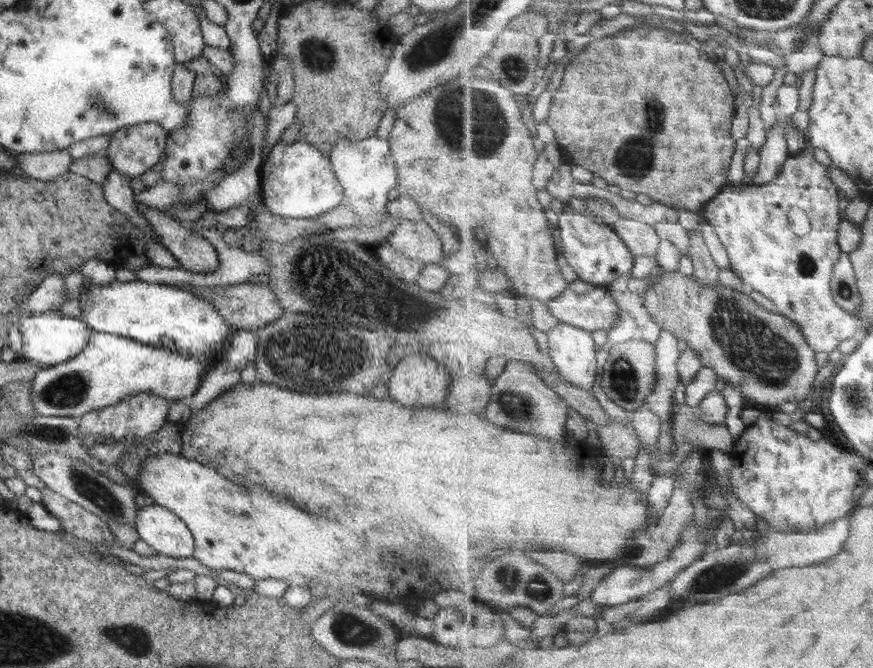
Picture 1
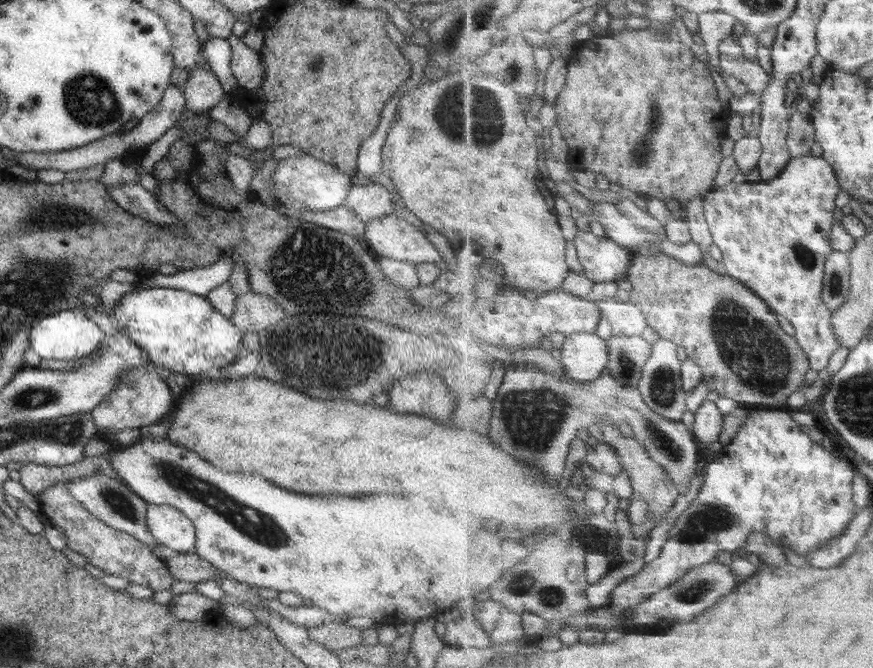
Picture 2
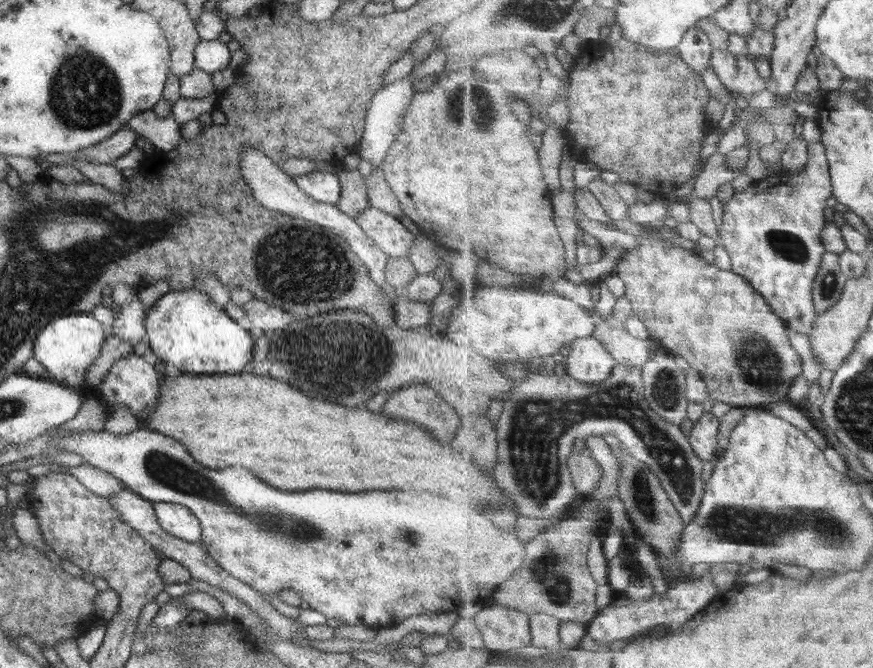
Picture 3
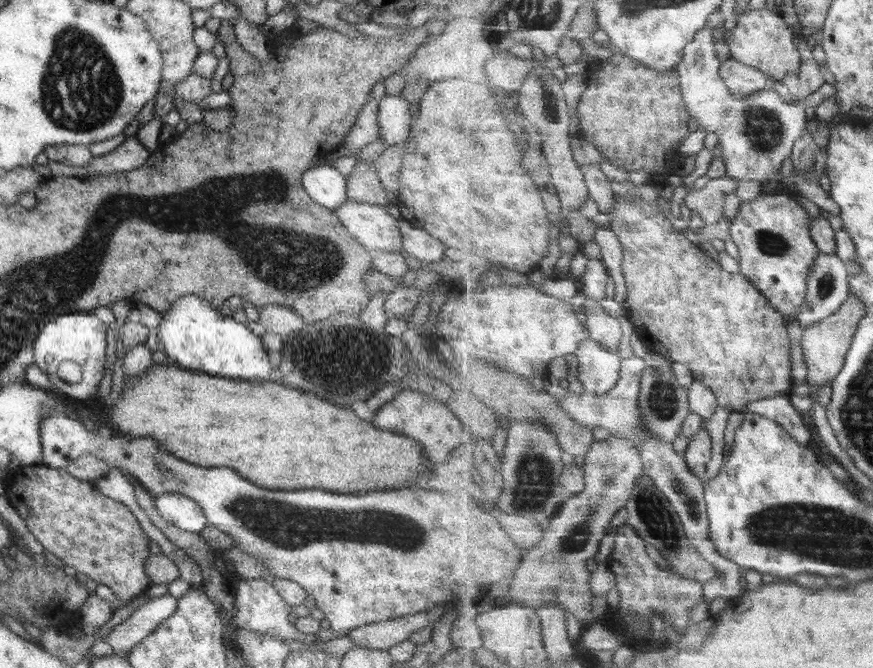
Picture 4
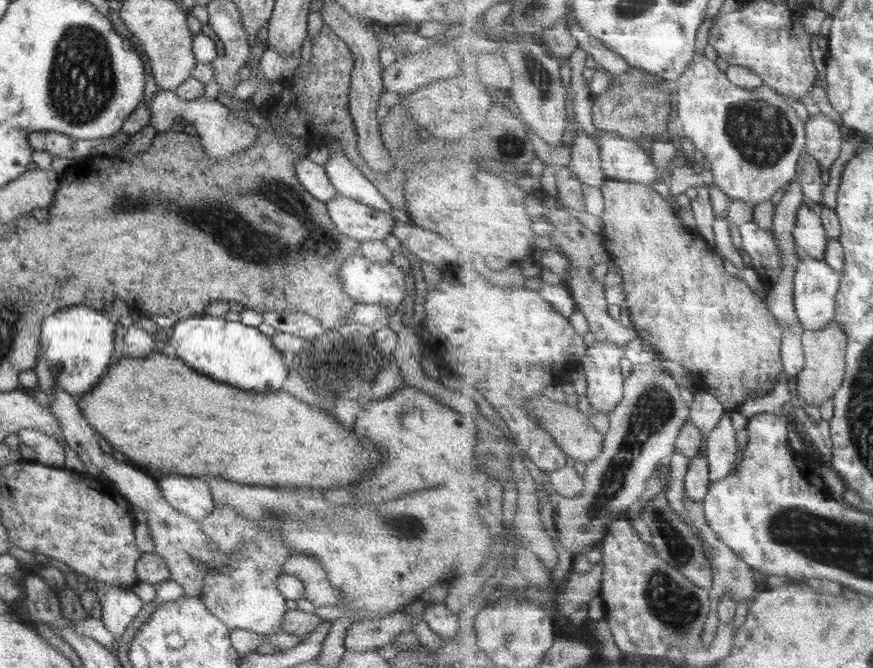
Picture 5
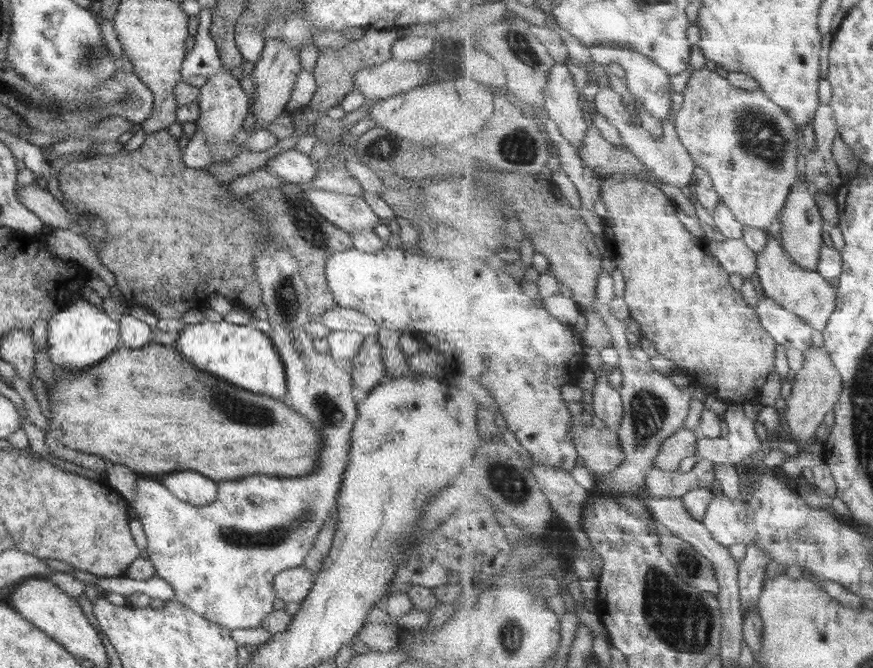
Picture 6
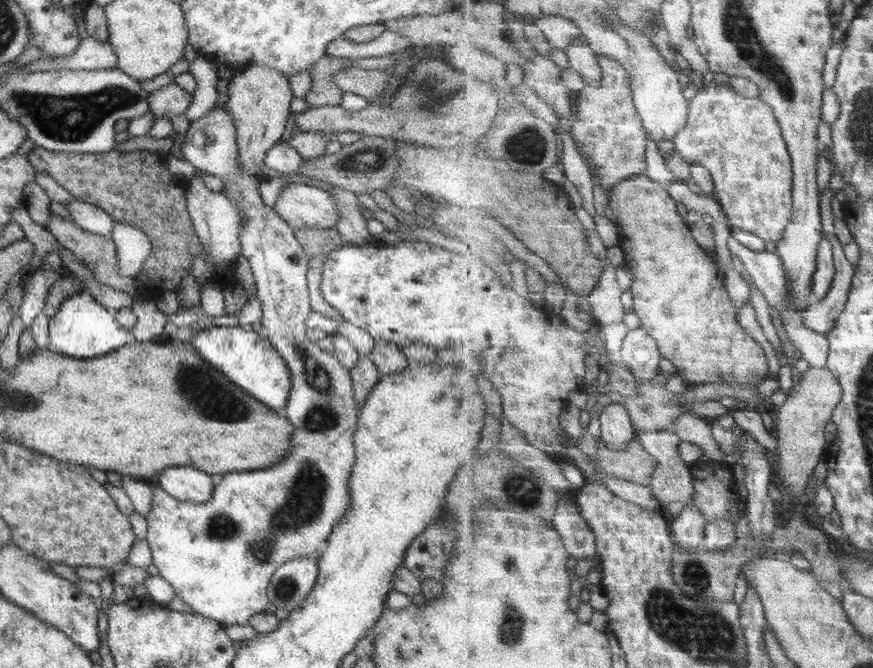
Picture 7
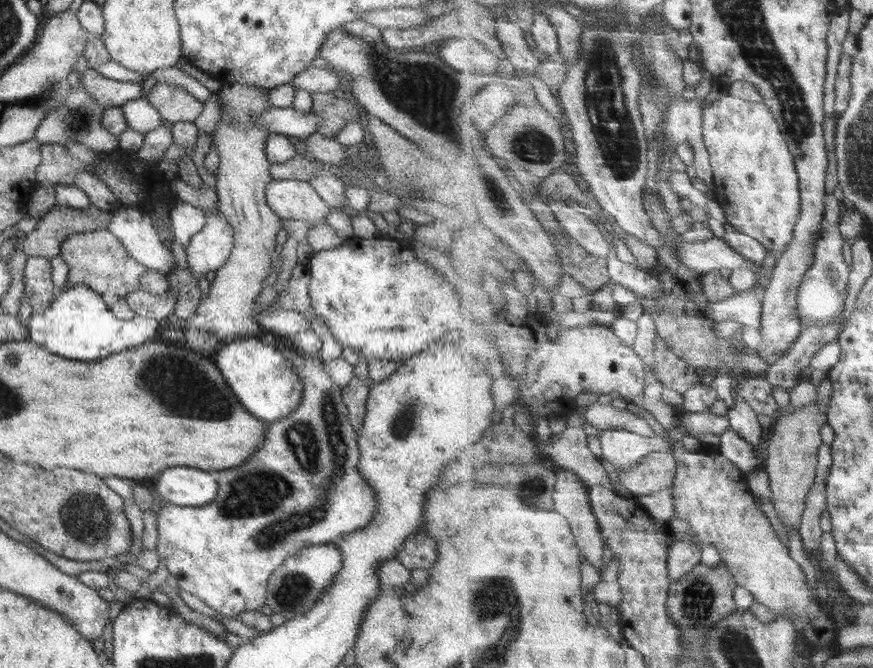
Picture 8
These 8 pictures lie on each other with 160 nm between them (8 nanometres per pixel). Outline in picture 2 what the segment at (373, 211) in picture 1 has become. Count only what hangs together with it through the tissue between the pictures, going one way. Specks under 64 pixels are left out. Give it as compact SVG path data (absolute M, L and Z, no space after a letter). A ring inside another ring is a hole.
M396 90L380 112L380 121L376 131L360 144L355 172L352 175L354 183L369 182L370 176L381 173L381 145L391 121L394 120L394 111L399 98Z

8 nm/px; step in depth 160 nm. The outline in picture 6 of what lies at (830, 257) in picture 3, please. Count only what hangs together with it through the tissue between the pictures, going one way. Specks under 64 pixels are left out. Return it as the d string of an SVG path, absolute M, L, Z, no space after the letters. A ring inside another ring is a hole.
M765 231L767 244L765 250L758 253L756 274L761 282L762 290L781 304L783 308L794 312L813 328L823 332L830 316L836 309L838 291L832 280L827 280L816 270L807 270L786 257L786 250L779 240L774 240Z

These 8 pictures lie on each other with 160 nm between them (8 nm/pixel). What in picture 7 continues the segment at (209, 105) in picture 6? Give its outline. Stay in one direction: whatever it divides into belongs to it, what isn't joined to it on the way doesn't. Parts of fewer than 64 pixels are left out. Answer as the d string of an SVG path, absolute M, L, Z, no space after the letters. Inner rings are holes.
M215 106L207 116L191 121L179 144L180 157L195 169L217 176L224 184L222 193L235 202L241 214L239 255L249 263L255 281L254 296L259 299L262 310L261 334L269 339L289 369L291 388L282 415L292 426L293 434L289 436L287 454L273 466L253 472L229 472L221 478L217 476L207 503L180 502L160 488L152 488L151 509L144 516L147 522L144 539L151 551L158 579L165 580L176 596L197 615L217 621L221 626L247 625L253 613L264 612L268 604L266 588L280 564L297 557L319 557L326 549L331 529L342 519L345 509L349 509L348 480L354 464L352 437L359 409L352 399L350 375L333 354L326 353L319 346L316 336L309 334L305 326L305 317L311 312L305 281L308 258L283 219L273 209L263 205L258 185L238 165L236 152L234 126L225 106Z

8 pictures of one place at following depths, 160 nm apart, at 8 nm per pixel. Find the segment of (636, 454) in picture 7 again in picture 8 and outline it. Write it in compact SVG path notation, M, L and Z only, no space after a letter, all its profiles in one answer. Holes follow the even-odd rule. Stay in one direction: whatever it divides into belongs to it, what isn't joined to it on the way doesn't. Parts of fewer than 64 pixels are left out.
M653 452L646 456L639 467L617 469L616 472L626 490L643 497L674 486L677 462L674 454Z

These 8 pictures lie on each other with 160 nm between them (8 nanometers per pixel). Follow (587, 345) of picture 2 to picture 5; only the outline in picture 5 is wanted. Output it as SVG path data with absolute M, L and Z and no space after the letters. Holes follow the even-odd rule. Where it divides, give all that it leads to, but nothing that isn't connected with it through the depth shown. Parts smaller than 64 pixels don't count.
M595 340L579 361L587 380L587 398L593 411L612 414L624 399L623 376L619 362L625 356L624 346L611 341Z

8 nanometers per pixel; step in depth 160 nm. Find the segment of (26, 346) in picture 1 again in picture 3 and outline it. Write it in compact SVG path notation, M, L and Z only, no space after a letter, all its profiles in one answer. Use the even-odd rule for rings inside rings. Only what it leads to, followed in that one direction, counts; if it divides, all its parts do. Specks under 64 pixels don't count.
M87 313L60 316L46 324L35 337L32 357L49 373L50 379L69 388L87 388L86 372L100 352L104 351L105 337L101 324Z

